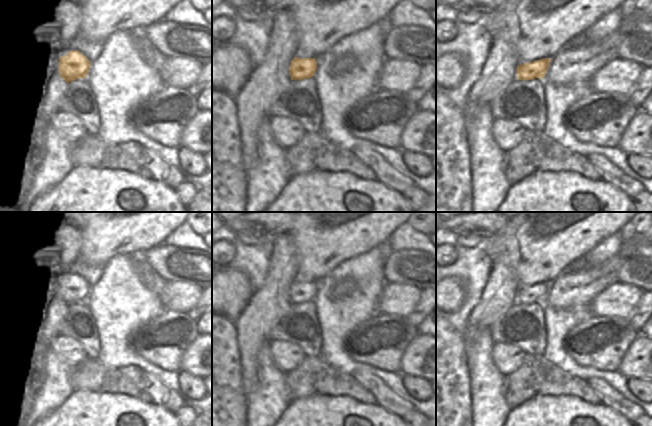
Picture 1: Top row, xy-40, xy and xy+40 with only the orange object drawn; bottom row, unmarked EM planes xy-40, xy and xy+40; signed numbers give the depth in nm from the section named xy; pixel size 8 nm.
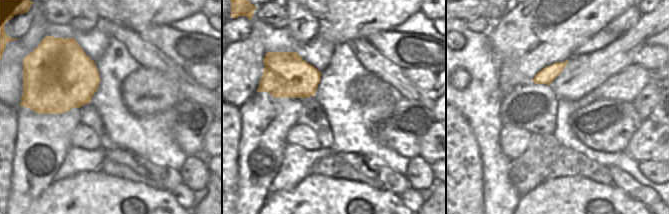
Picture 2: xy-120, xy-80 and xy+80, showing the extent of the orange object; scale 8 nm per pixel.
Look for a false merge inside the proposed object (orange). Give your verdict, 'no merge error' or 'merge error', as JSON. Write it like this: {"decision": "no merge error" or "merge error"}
{"decision": "no merge error"}

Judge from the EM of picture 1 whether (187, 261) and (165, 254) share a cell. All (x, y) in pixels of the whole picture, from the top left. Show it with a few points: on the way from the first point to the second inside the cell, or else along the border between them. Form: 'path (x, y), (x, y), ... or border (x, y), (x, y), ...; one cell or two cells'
path (182, 261), (172, 261), (170, 259); one cell

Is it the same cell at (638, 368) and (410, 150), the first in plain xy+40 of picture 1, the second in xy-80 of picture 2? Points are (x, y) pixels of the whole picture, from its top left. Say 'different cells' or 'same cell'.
different cells

